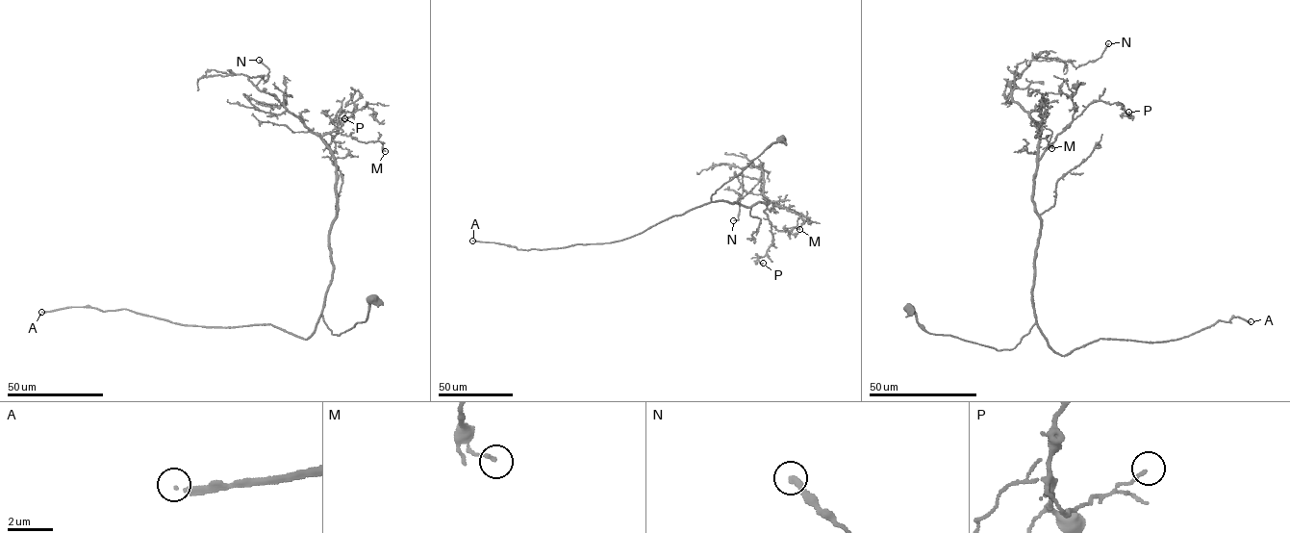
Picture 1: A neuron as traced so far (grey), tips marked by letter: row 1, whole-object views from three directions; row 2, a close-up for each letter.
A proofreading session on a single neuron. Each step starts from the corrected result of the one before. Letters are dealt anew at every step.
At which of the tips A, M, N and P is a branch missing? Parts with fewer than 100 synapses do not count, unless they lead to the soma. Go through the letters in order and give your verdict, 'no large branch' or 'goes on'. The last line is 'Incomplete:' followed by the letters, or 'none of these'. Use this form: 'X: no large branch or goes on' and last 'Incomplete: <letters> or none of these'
A: goes on
M: no large branch
N: no large branch
P: no large branch
Incomplete: A

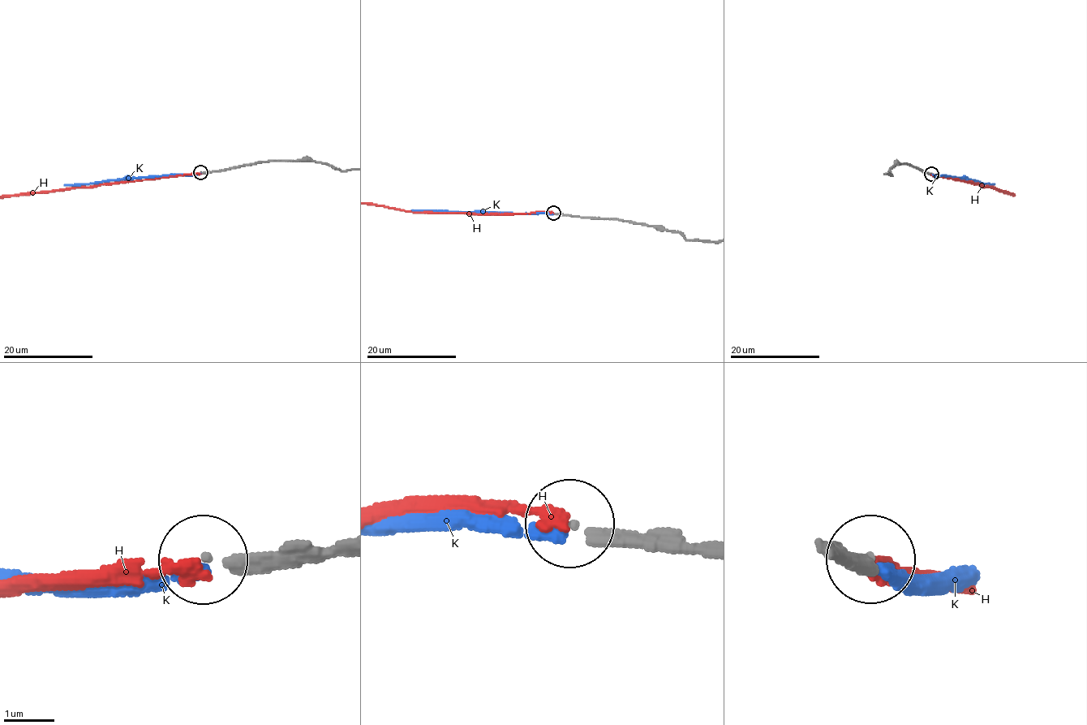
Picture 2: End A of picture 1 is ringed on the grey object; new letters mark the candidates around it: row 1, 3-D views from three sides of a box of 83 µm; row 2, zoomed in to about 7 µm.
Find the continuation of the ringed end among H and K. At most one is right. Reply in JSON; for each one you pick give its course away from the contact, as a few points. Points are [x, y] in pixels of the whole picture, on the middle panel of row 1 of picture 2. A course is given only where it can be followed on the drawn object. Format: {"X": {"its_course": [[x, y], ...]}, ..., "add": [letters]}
{"K": {"its_course": [[553, 213], [411, 209]]}, "add": ["K"]}

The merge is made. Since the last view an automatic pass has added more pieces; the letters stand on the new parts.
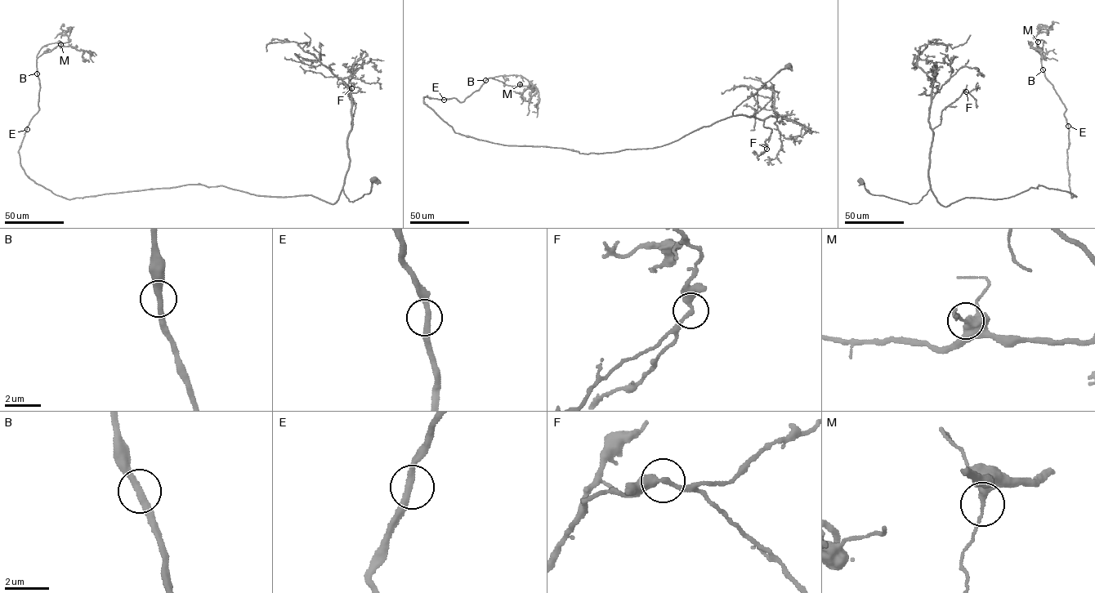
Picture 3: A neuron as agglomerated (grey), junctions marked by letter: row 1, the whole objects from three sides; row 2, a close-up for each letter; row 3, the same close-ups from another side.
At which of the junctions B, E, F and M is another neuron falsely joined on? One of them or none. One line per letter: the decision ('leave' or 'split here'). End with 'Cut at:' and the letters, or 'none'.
B: leave
E: leave
F: leave
M: leave
Cut at: none

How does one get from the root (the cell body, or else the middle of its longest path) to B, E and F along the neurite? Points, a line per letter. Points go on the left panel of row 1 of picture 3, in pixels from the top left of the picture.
B: (373, 180), (353, 202), (343, 186), (333, 204), (201, 185), (68, 199), (20, 162), (39, 109), (37, 73)
E: (373, 180), (353, 202), (343, 186), (333, 204), (201, 185), (68, 199), (25, 174), (18, 151), (27, 129)
F: (373, 180), (369, 193), (349, 201), (342, 187), (350, 161), (347, 140), (355, 107), (348, 93), (350, 88)

